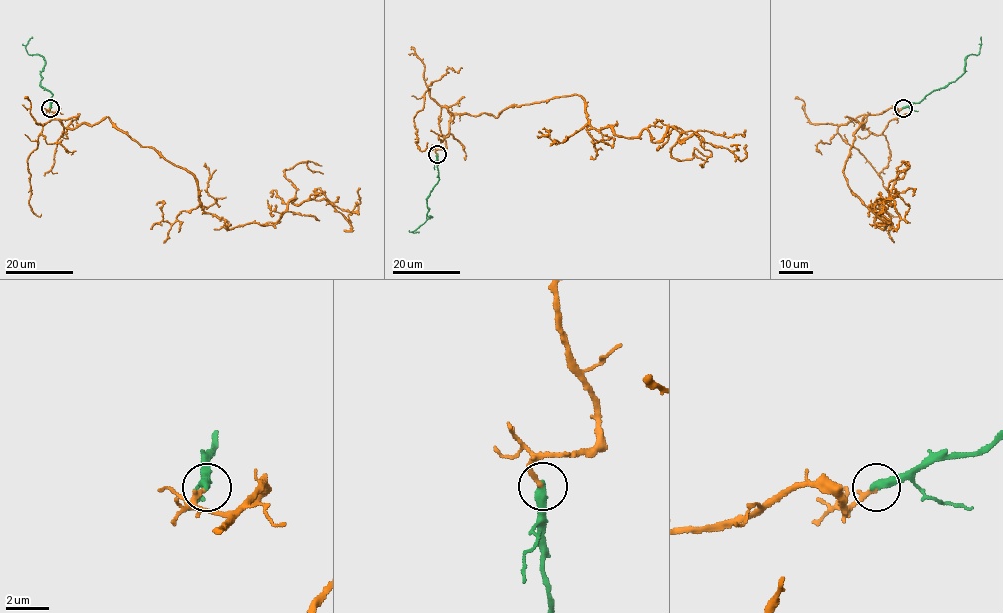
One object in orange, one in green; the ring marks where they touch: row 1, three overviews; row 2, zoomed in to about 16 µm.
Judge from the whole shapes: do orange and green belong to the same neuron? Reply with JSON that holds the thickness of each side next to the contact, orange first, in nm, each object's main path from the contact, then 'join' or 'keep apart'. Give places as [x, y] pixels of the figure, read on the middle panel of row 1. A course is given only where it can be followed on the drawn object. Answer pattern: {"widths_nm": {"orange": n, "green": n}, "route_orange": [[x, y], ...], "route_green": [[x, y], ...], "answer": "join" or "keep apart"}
{"widths_nm": {"orange": 200, "green": 440}, "route_orange": [[437, 154], [442, 107], [495, 117], [571, 95], [625, 137], [658, 142], [673, 126], [740, 160], [746, 144]], "route_green": [[437, 154], [439, 180], [427, 202], [428, 216], [431, 216], [412, 232], [419, 233]], "answer": "join"}

